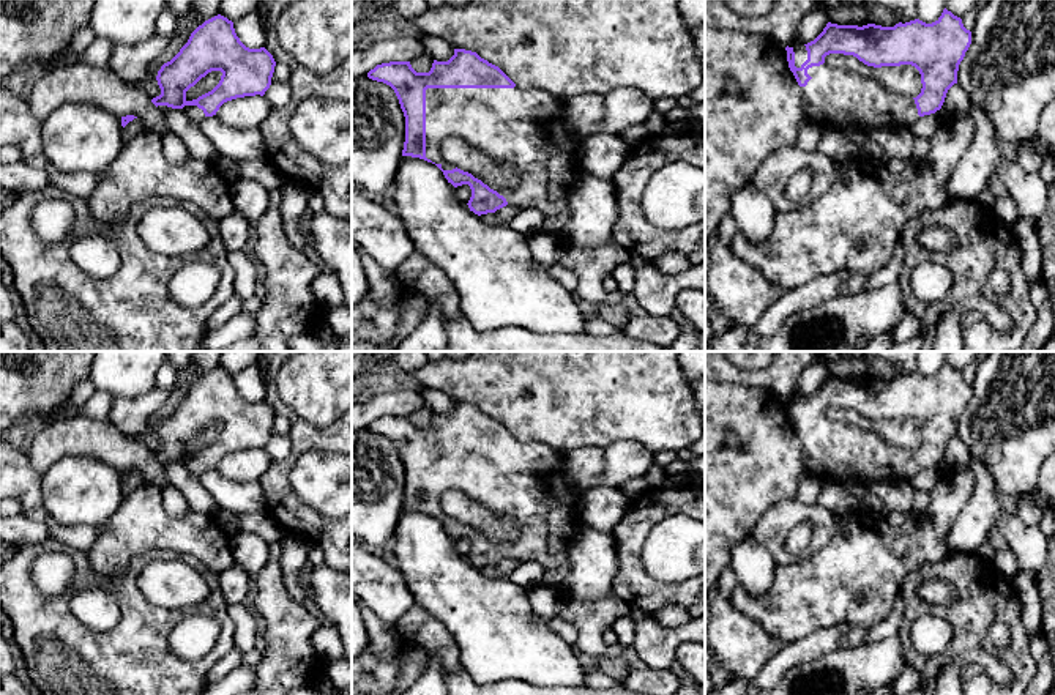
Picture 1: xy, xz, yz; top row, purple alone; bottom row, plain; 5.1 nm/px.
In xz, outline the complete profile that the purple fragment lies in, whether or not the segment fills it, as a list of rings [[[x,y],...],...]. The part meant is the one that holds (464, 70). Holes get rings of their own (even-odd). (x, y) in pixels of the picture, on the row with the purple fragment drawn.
[[[454,49],[448,61],[434,60],[429,72],[416,72],[410,61],[390,61],[377,65],[367,77],[390,85],[399,99],[405,117],[402,156],[435,164],[454,188],[468,184],[472,197],[467,205],[475,214],[511,205],[519,210],[538,208],[550,219],[569,208],[569,192],[583,172],[580,147],[587,139],[579,139],[565,123],[561,99],[539,88],[517,87],[498,66],[465,49]],[[449,137],[459,137],[495,162],[514,167],[520,175],[519,184],[497,192],[449,164],[440,154],[442,142]]]

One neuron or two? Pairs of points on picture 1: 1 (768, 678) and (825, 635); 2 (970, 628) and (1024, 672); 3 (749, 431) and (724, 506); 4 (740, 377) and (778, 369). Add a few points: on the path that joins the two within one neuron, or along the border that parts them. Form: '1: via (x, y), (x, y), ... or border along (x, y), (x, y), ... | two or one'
1: via (782, 664), (795, 653), (811, 646) | one
2: via (983, 642), (991, 650), (1010, 657) | one
3: via (730, 449), (724, 456), (724, 487) | one
4: via (749, 377), (768, 377) | one

